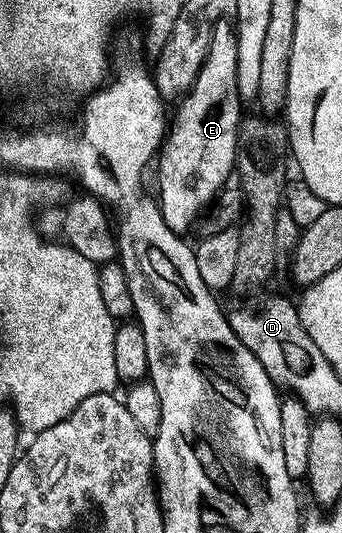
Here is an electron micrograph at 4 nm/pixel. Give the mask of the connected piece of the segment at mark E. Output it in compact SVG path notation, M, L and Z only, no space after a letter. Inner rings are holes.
M219 21L213 26L213 36L211 37L211 46L209 46L209 52L207 57L203 61L203 65L199 69L199 75L197 80L194 81L193 86L180 96L179 102L176 104L177 116L172 116L171 122L167 127L167 134L162 142L159 154L155 159L155 167L157 163L157 183L161 186L161 195L159 194L159 206L163 217L171 221L171 226L174 231L178 233L185 233L185 230L192 225L197 219L197 214L204 209L205 206L212 204L218 191L223 186L230 182L231 176L234 174L237 165L237 152L239 150L237 145L237 132L241 129L241 120L243 118L243 112L241 112L241 106L243 106L243 100L241 94L237 92L237 62L239 61L239 53L237 52L237 33L234 24L229 21Z

